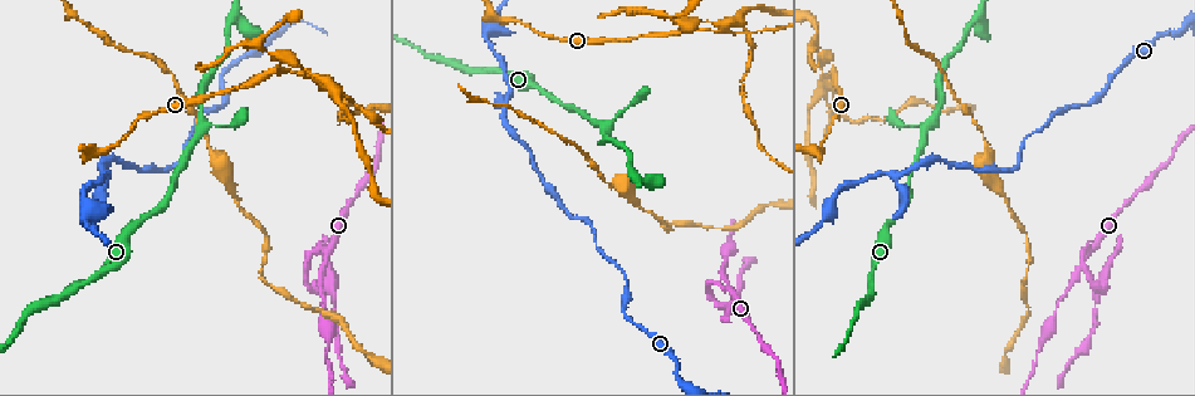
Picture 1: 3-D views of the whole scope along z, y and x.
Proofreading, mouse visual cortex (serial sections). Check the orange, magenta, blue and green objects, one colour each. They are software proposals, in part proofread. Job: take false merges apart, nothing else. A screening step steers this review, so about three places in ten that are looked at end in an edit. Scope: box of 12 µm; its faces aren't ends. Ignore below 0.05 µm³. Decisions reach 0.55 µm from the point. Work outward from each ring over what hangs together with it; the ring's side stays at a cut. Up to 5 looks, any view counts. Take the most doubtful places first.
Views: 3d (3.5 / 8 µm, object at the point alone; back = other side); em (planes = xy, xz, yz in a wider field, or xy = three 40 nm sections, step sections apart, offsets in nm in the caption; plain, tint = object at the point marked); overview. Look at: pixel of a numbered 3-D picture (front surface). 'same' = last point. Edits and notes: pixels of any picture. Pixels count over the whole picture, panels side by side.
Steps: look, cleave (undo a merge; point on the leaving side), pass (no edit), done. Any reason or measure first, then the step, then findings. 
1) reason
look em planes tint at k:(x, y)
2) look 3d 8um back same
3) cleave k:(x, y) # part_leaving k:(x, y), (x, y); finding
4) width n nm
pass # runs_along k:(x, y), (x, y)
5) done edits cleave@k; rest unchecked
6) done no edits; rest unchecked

three-way junction
look 3d 3.5um at 1:(821, 93)

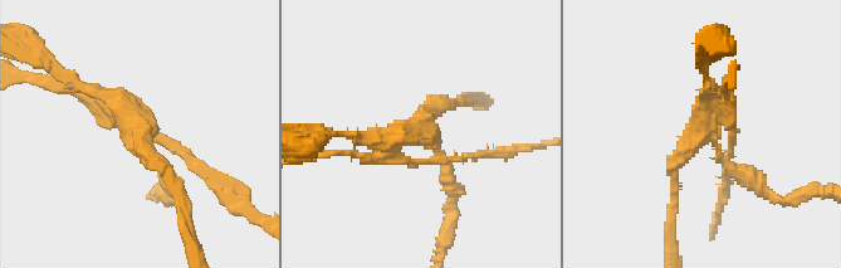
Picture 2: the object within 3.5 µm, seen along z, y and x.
look em xy step 5 plain at 2:(138, 131)

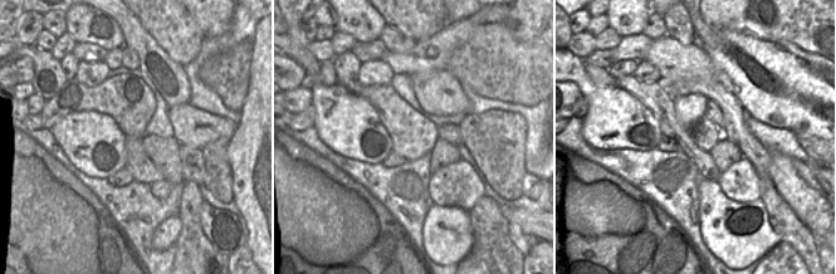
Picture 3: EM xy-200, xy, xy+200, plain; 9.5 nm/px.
with the object marked
look em xy step 5 tint same

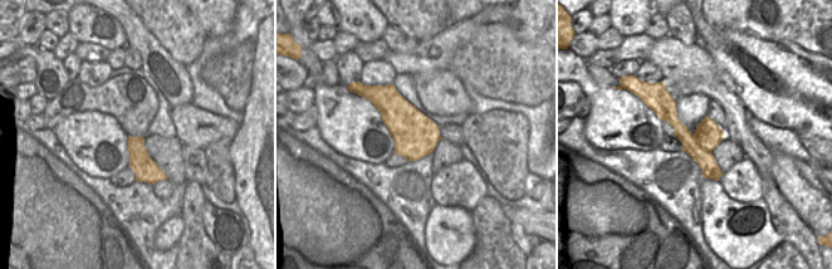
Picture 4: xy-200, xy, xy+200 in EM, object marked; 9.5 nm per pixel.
cleave 2:(317, 146) # a second cell is stuck on

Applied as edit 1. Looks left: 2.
thin neck
look em xy step 3 tint at 1:(604, 129)

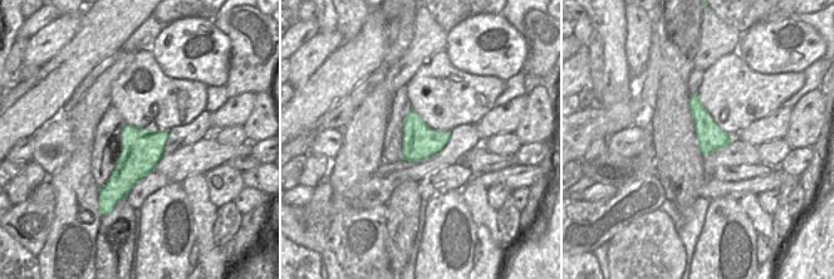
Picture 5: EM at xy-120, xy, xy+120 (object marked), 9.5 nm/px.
look 3d 3.5um same

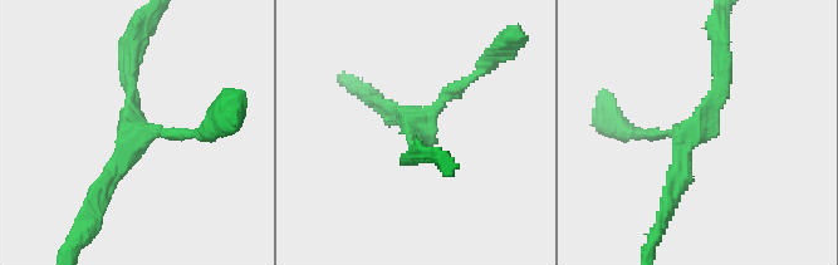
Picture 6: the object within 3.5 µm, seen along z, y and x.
pass # continuous, no second cell

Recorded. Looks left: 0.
done edits cleave@2; rest unchecked

